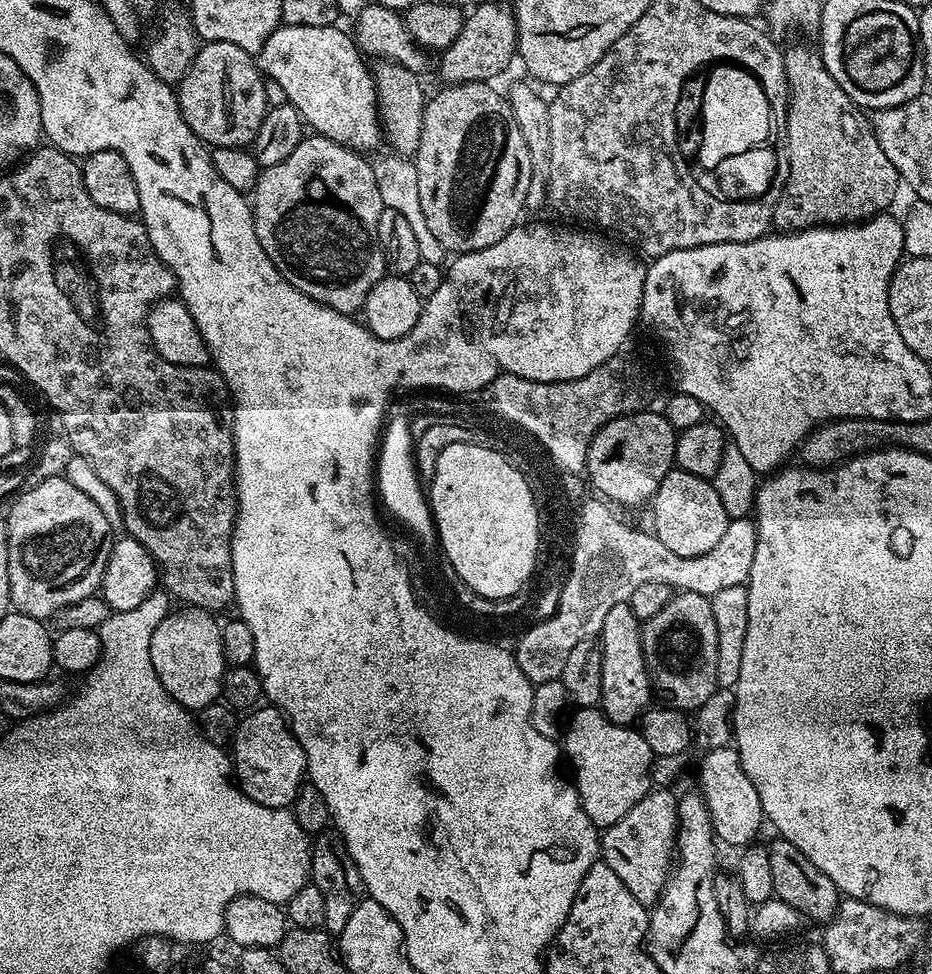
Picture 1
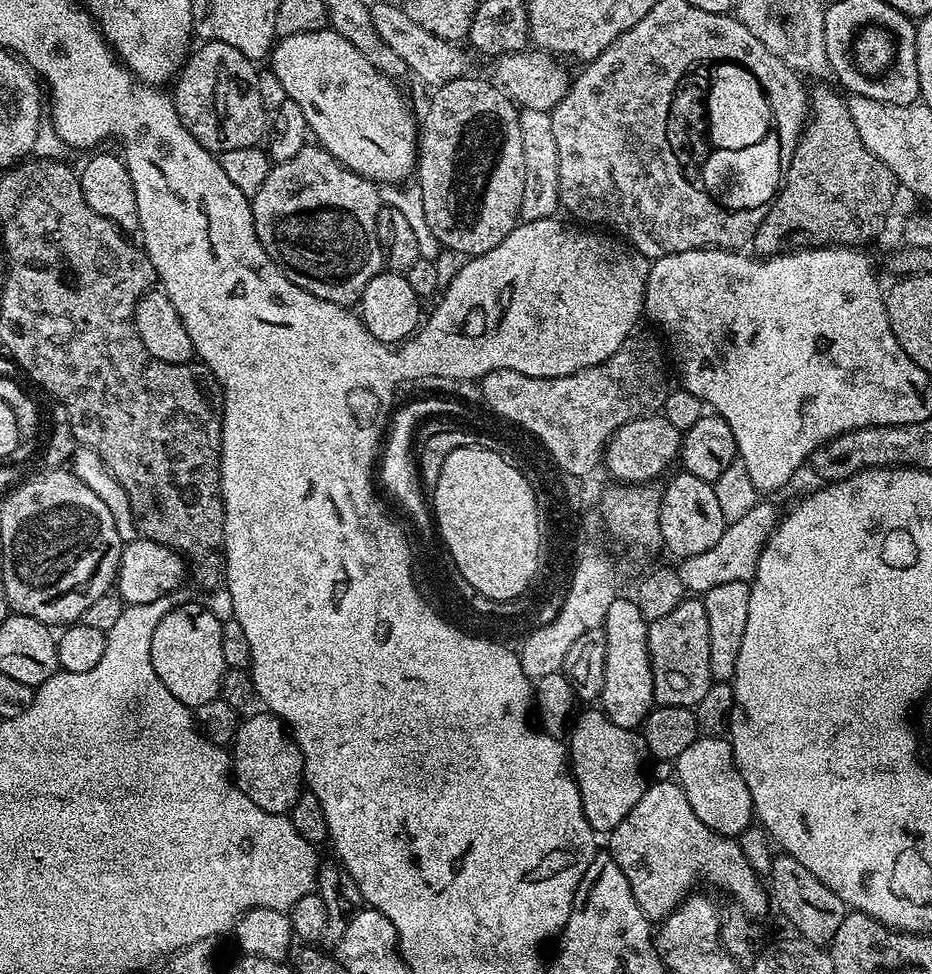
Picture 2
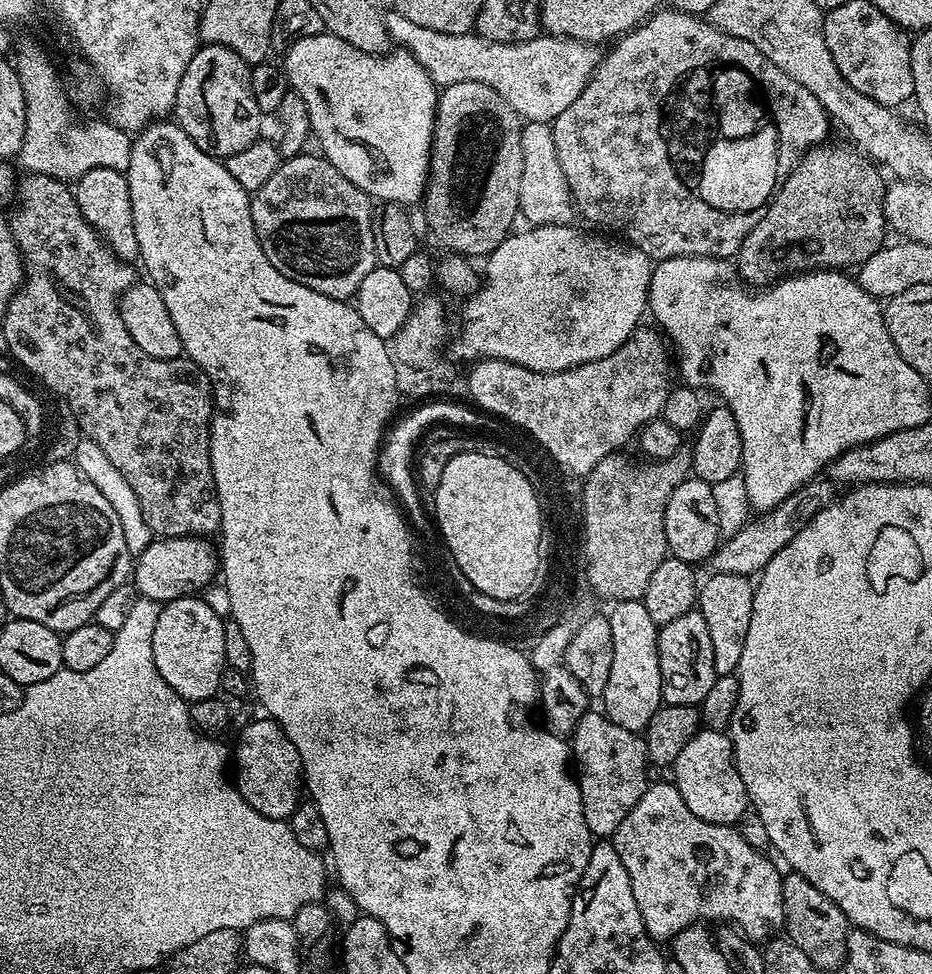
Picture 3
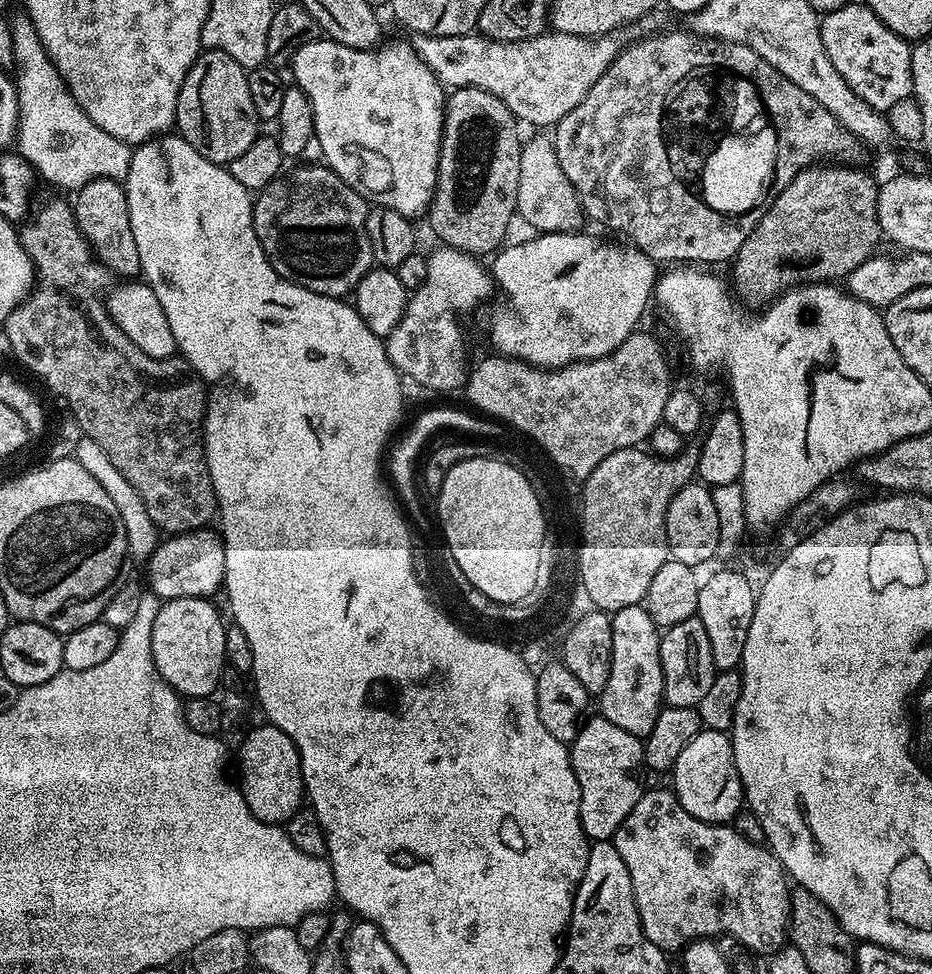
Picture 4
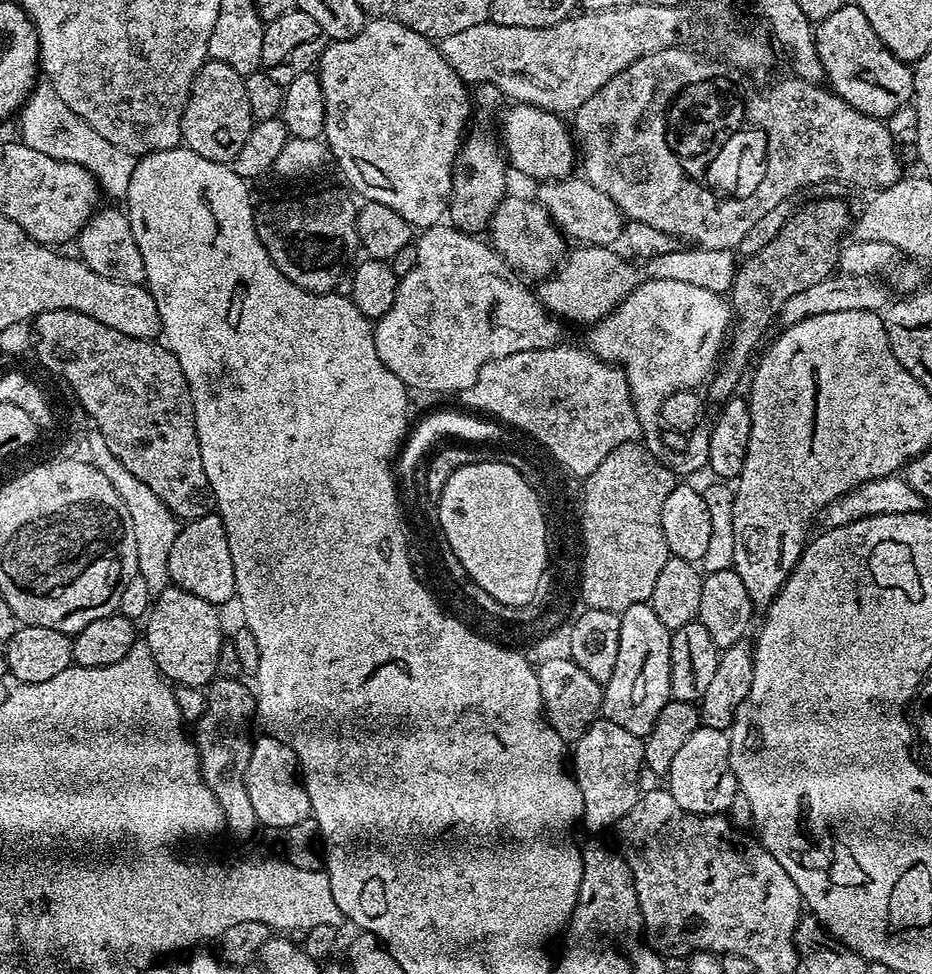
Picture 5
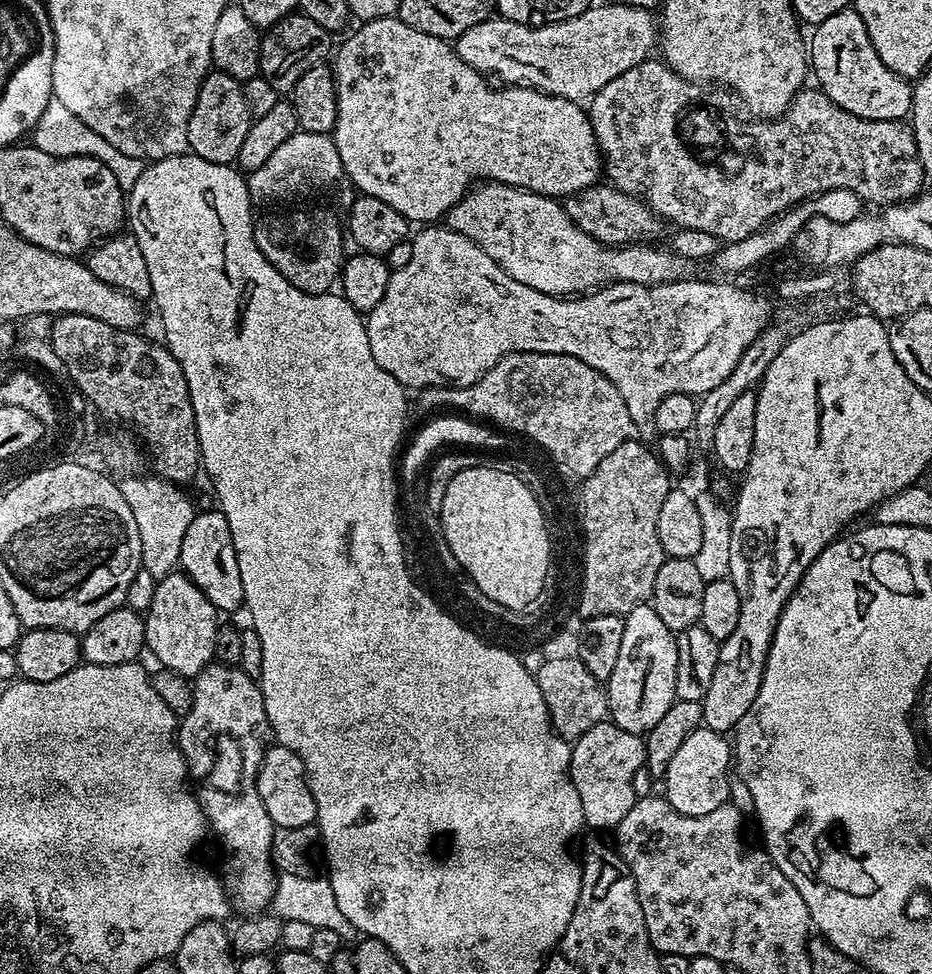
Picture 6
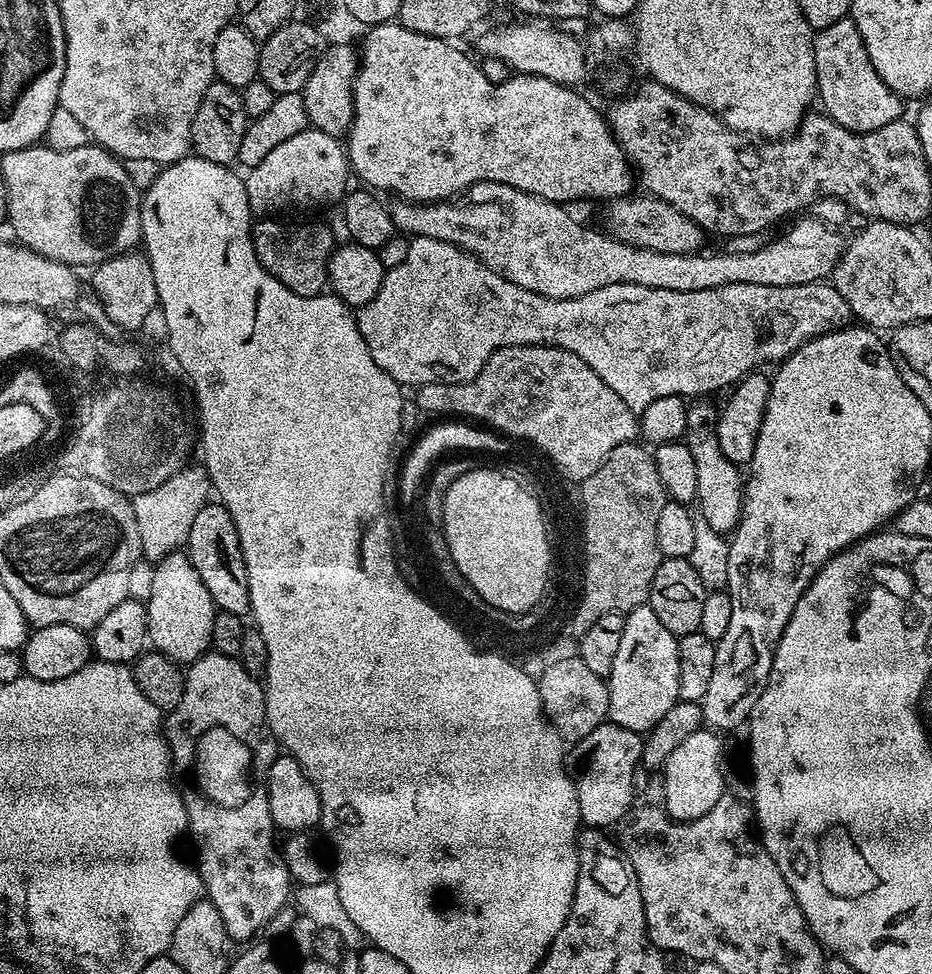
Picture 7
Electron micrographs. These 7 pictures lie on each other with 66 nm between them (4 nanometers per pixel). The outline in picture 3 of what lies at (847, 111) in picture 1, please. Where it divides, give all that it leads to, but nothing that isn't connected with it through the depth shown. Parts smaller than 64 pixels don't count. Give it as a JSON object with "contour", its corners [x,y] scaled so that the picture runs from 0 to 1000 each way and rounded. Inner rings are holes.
{"contour":[[[893,147],[877,148],[867,154],[852,176],[845,178],[843,187],[834,193],[822,220],[813,224],[813,232],[809,232],[809,236],[805,236],[805,240],[800,240],[799,246],[789,256],[788,274],[799,292],[827,294],[834,287],[843,283],[857,283],[861,279],[918,277],[929,269],[929,265],[933,265],[933,261],[950,254],[950,178],[917,151],[909,147]]]}

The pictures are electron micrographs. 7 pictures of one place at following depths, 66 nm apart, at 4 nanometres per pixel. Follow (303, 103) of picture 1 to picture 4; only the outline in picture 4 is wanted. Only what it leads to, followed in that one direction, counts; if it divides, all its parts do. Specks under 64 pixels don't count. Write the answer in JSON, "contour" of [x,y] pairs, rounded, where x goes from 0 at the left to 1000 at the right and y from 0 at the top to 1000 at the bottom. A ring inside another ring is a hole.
{"contour":[[[351,39],[334,41],[332,45],[324,46],[319,51],[318,56],[313,59],[311,74],[318,77],[317,85],[329,95],[330,105],[335,107],[337,144],[339,148],[343,147],[343,156],[348,159],[347,167],[355,172],[358,179],[363,179],[363,183],[367,183],[367,187],[371,187],[371,191],[379,193],[383,199],[400,210],[427,216],[427,220],[439,224],[454,223],[462,214],[468,200],[472,158],[479,130],[479,90],[472,79],[465,74],[464,69],[457,65],[441,44],[411,45],[395,49],[377,49],[370,45],[365,45],[362,41]]]}

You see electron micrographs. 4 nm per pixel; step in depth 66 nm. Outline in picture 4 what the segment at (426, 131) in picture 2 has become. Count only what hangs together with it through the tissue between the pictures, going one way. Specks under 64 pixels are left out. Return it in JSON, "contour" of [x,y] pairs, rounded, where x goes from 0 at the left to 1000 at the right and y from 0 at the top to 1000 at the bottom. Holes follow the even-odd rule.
{"contour":[[[490,90],[484,95],[483,106],[479,111],[479,130],[476,132],[476,143],[474,145],[474,155],[472,158],[472,170],[470,174],[470,188],[468,200],[464,206],[462,214],[457,219],[457,226],[464,229],[464,234],[473,242],[475,249],[485,255],[495,255],[500,259],[516,261],[515,259],[531,260],[533,256],[542,249],[541,241],[545,238],[545,233],[549,230],[549,222],[555,221],[554,204],[556,203],[556,183],[558,182],[558,155],[560,153],[560,143],[556,132],[556,124],[550,115],[545,112],[543,105],[530,97],[526,97],[516,90]]]}

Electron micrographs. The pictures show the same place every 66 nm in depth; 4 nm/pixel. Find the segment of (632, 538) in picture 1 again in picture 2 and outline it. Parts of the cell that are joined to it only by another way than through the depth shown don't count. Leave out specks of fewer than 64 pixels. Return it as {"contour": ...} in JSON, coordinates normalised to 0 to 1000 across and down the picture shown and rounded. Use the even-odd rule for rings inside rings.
{"contour":[[[820,515],[811,516],[809,524],[804,524],[797,532],[792,532],[792,536],[778,541],[775,552],[770,552],[770,556],[766,556],[762,565],[735,571],[729,576],[727,586],[735,605],[742,610],[754,610],[766,606],[766,602],[776,602],[778,598],[806,598],[811,592],[811,582],[818,565],[838,533],[838,523],[835,524],[830,518]]]}

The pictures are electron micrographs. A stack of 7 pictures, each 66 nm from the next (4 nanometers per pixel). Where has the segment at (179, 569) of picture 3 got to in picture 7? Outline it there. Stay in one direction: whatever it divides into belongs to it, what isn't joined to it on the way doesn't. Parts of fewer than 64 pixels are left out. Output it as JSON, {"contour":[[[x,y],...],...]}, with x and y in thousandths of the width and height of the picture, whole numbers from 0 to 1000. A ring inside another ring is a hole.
{"contour":[[[225,515],[214,526],[212,532],[208,532],[208,540],[204,540],[200,570],[204,573],[208,585],[212,585],[212,593],[217,593],[221,606],[225,606],[225,614],[235,627],[259,634],[267,631],[268,602],[264,598],[264,577],[260,573],[249,529],[242,525],[239,517]]]}

